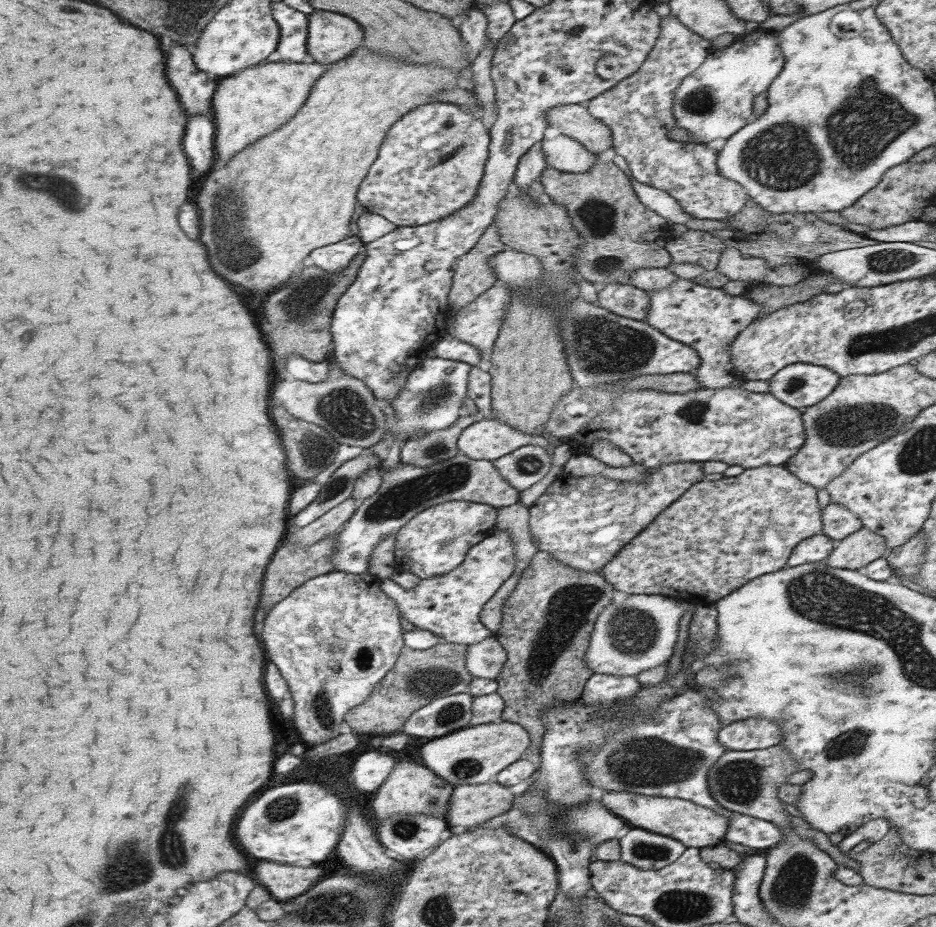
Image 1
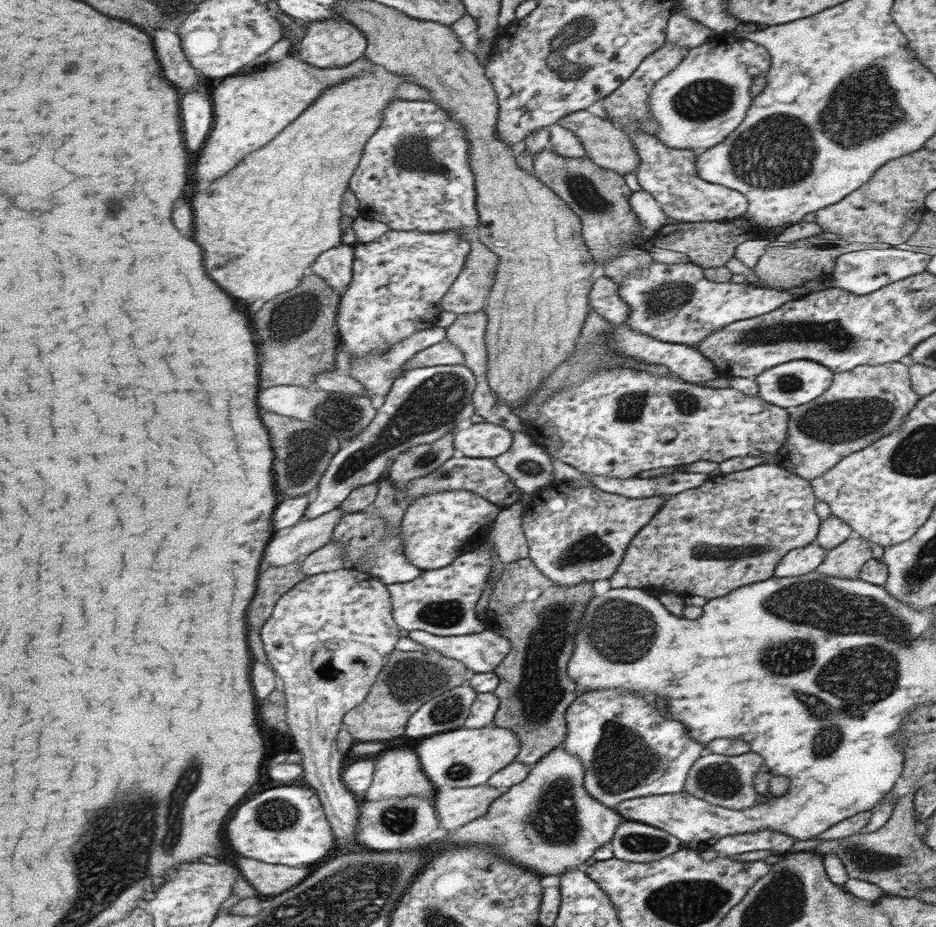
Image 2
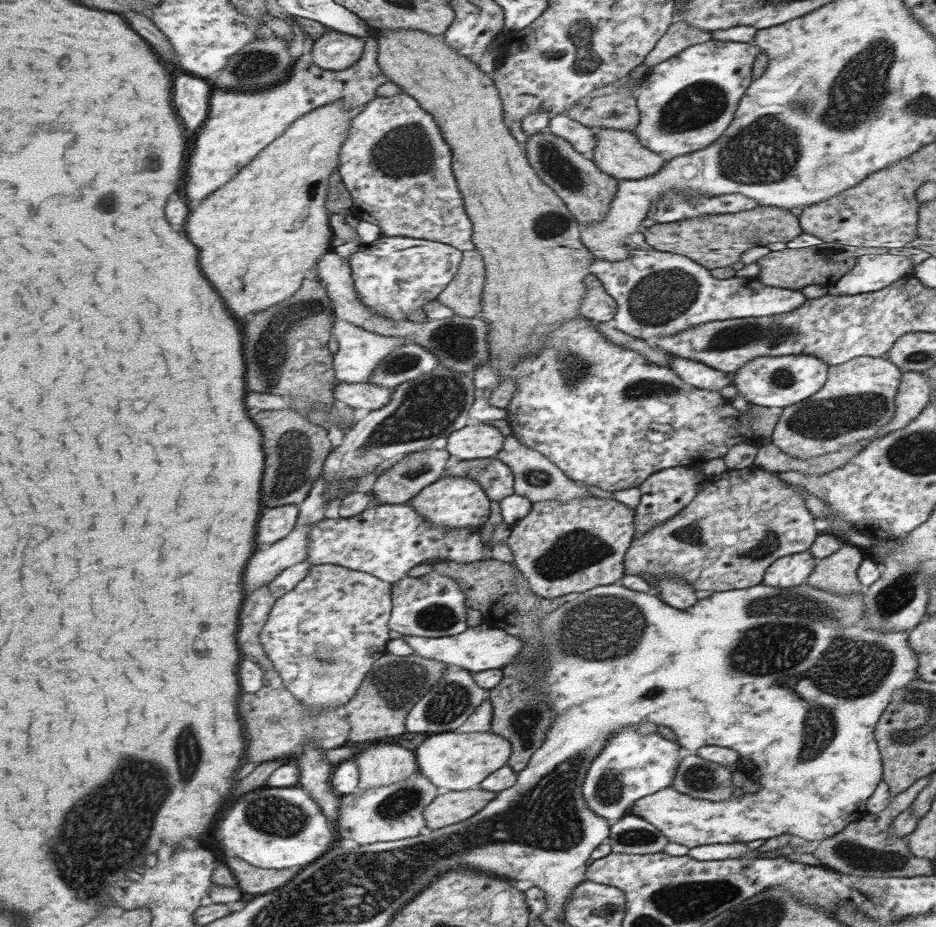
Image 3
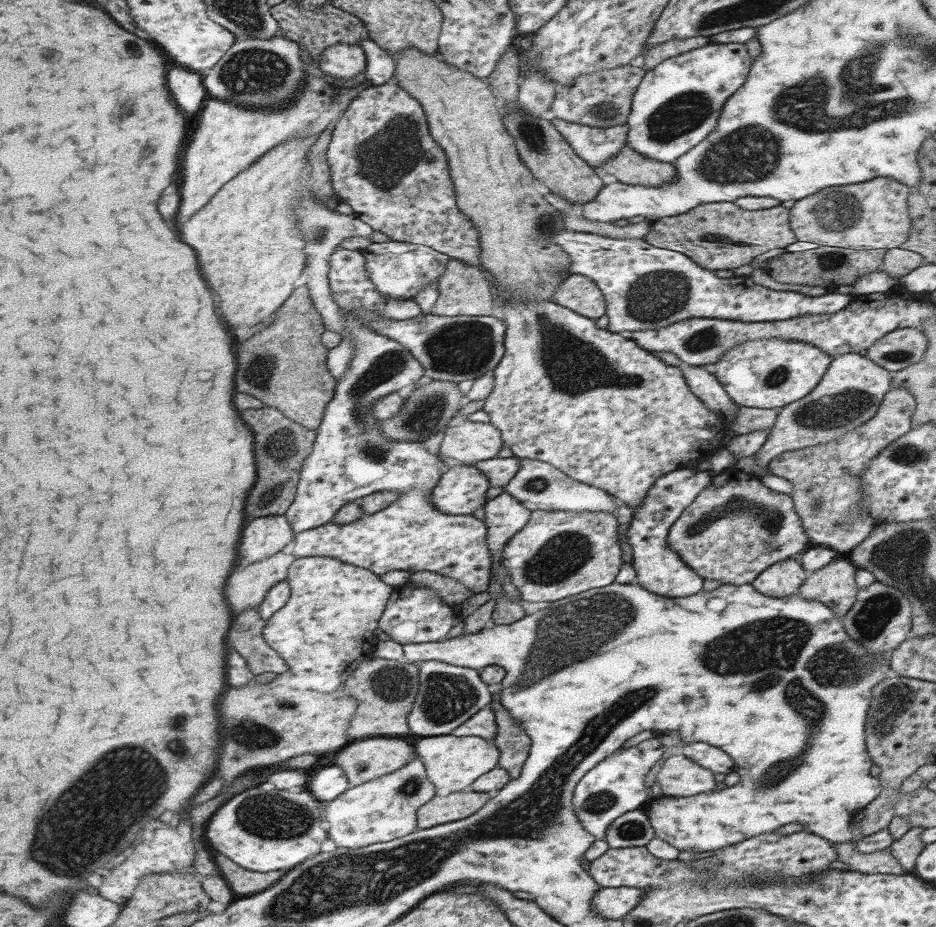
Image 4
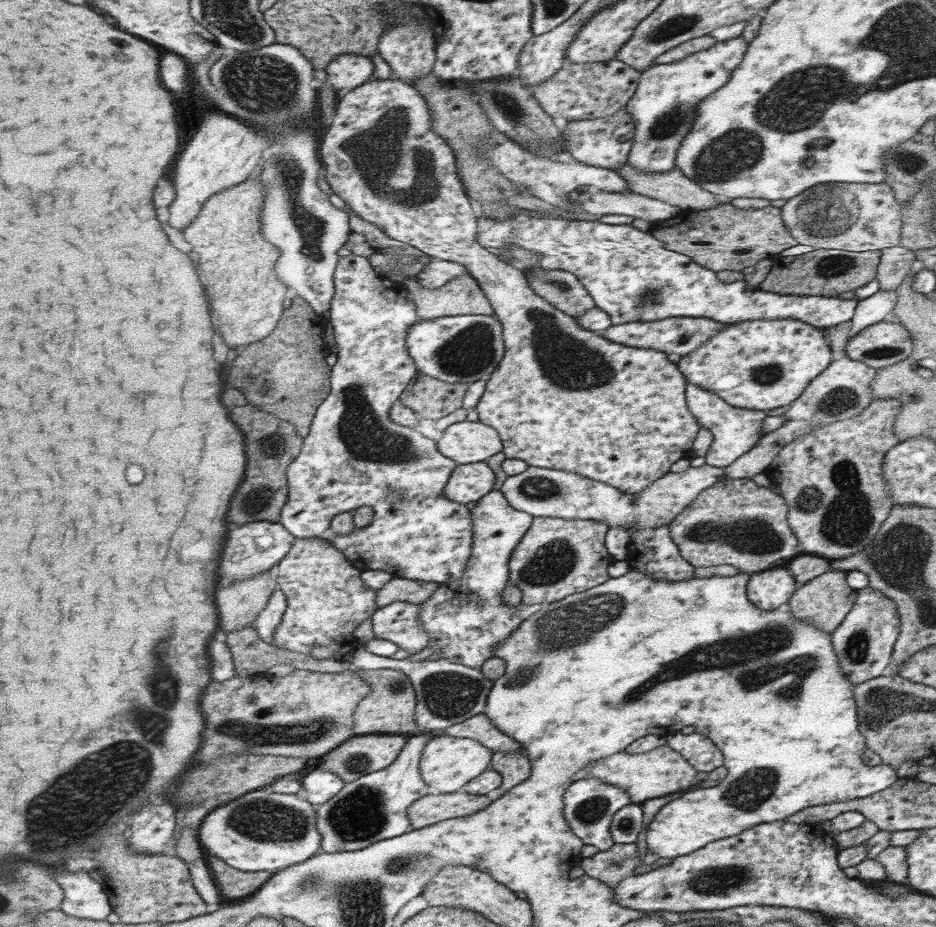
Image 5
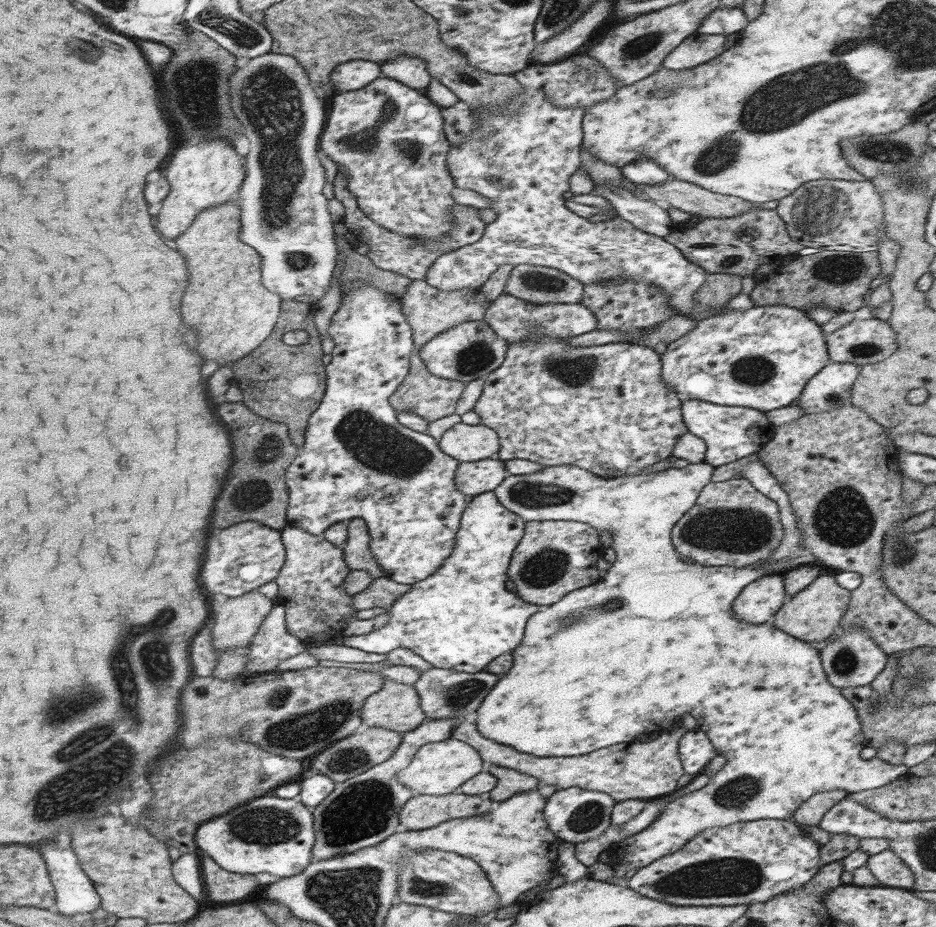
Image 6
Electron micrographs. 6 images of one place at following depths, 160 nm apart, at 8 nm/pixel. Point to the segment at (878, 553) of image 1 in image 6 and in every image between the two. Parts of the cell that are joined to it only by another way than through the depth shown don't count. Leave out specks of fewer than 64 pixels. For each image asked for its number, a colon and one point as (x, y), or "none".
2: (844, 561)
3: (837, 573)
4: (833, 585)
5: (824, 601)
6: (811, 615)

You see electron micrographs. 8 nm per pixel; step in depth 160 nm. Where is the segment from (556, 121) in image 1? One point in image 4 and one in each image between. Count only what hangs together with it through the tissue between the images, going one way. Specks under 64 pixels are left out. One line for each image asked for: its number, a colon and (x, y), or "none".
2: (608, 146)
3: (619, 153)
4: (628, 167)

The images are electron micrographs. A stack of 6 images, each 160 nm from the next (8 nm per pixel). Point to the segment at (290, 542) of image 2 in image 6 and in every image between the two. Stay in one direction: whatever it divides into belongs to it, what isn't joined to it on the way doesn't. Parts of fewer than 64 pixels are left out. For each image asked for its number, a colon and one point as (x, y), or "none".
3: (269, 563)
4: (248, 588)
5: (240, 604)
6: (237, 620)

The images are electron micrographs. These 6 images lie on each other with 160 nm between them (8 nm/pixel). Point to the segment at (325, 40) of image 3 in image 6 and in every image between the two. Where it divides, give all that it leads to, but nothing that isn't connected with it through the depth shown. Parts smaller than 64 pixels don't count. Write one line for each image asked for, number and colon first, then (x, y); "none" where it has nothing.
4: (342, 61)
5: (346, 72)
6: (353, 75)

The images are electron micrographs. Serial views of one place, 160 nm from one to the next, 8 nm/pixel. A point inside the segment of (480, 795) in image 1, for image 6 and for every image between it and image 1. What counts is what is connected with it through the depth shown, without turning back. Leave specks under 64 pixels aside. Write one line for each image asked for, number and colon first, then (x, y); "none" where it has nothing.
2: (456, 807)
3: (453, 806)
4: (445, 808)
5: (430, 809)
6: (423, 812)

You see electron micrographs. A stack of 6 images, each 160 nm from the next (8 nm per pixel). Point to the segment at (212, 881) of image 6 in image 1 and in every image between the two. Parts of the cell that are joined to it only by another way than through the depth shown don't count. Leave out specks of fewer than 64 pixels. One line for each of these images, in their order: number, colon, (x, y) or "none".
1: (284, 882)
2: (271, 880)
3: (253, 880)
4: (242, 881)
5: (235, 884)

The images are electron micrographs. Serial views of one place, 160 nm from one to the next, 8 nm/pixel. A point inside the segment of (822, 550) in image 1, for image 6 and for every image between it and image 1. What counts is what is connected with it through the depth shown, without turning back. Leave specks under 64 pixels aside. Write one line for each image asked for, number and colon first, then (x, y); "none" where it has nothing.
2: (799, 561)
3: (792, 570)
4: (783, 579)
5: (767, 589)
6: (758, 602)

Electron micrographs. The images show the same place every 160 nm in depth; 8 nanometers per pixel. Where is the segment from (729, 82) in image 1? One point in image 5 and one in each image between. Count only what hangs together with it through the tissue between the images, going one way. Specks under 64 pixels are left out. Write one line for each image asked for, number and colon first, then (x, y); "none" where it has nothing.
2: (705, 97)
3: (685, 103)
4: (676, 105)
5: (663, 106)

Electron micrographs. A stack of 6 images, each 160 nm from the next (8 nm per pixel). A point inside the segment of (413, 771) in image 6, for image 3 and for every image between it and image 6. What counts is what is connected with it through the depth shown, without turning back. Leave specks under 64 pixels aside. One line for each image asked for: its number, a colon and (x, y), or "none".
3: (454, 761)
4: (453, 762)
5: (449, 762)

